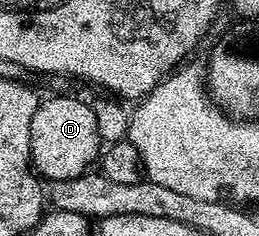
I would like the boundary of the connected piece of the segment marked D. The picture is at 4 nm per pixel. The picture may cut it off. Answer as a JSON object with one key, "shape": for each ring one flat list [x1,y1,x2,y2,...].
{"shape":[[49,98,45,102,44,99,38,105,35,116,31,116,31,152,29,156,34,171,42,179,53,182,79,177,98,161,102,150,103,141,96,128,95,112,92,111,88,101,80,102,77,98]]}

